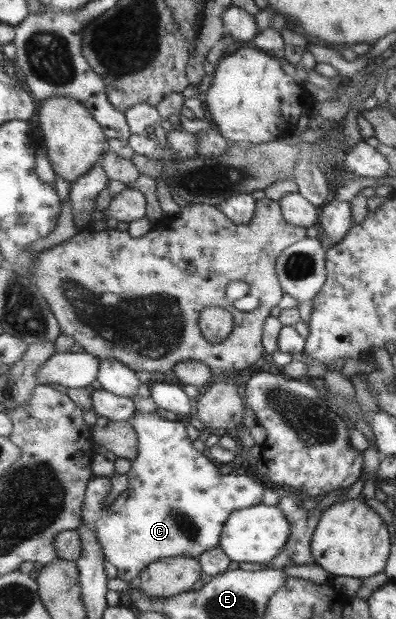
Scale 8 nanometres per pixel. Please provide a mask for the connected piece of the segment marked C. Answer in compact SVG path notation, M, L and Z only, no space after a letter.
M136 410L135 413L133 413L133 419L131 419L130 423L131 426L133 426L133 430L135 430L135 436L137 436L137 456L135 456L135 458L130 461L131 465L129 472L125 475L125 477L127 477L127 488L119 493L116 499L113 499L111 503L104 506L103 504L100 504L100 501L101 499L107 499L107 495L110 490L109 478L95 477L89 479L85 488L83 505L81 506L81 524L87 525L89 529L93 529L93 531L95 531L95 535L97 535L97 541L99 541L99 545L101 545L103 558L111 565L115 566L116 577L121 579L121 581L133 583L137 578L137 575L139 575L141 569L153 561L177 556L197 558L204 551L213 549L218 545L221 528L223 527L227 517L229 517L229 514L235 510L261 504L263 487L259 485L259 481L253 481L253 479L251 479L251 477L247 477L247 475L223 475L220 473L218 471L218 464L214 463L204 452L199 452L193 448L192 442L189 441L187 434L185 433L185 425L183 425L179 419L170 421L157 415L156 412L148 413Z

